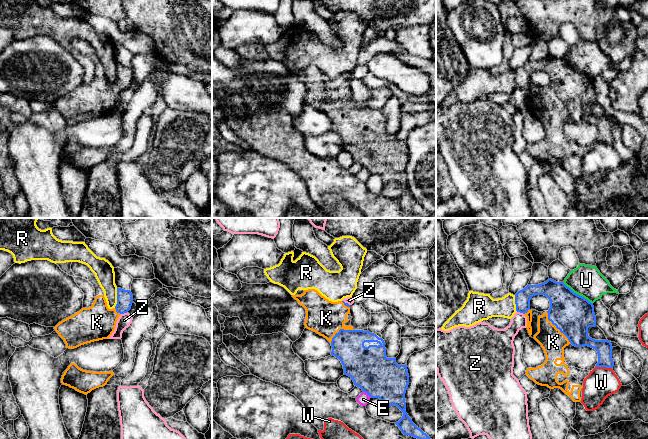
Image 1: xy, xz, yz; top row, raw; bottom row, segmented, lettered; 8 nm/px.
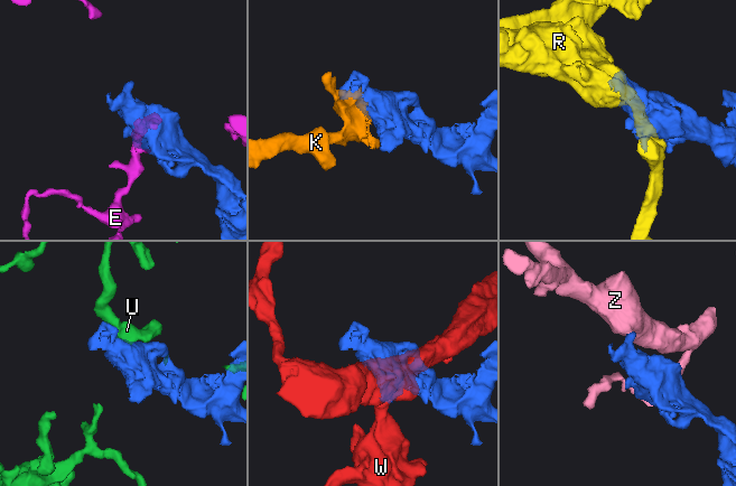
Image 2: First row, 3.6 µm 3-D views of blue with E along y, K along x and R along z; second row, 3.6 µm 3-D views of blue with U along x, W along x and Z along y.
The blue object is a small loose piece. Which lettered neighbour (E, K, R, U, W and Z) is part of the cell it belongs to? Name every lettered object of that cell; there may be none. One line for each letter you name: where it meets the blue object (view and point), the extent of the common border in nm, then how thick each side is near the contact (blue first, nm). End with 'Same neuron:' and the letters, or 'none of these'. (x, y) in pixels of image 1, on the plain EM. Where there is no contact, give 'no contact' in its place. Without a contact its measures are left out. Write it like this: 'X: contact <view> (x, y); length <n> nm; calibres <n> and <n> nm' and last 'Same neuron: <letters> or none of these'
K: contact yz (556, 103); length 320 nm; calibres 320 and 200 nm
Same neuron: K

